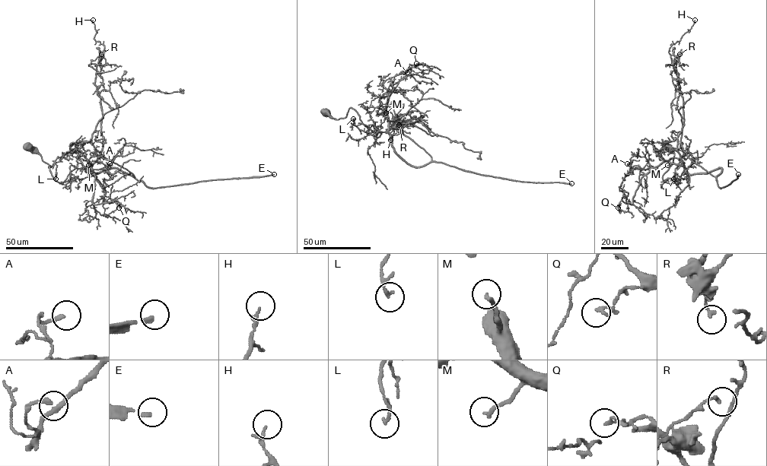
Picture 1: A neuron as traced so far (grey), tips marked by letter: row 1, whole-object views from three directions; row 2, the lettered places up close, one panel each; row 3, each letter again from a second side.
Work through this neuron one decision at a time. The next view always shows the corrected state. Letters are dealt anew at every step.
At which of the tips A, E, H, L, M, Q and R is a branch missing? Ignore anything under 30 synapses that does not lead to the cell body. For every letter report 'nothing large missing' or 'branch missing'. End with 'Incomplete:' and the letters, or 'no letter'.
A: nothing large missing
E: branch missing
H: nothing large missing
L: nothing large missing
M: branch missing
Q: nothing large missing
R: nothing large missing
Incomplete: E, M

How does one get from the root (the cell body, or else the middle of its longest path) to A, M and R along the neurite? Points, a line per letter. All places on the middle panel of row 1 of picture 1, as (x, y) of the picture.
A: (325, 111), (338, 119), (344, 118), (352, 108), (368, 128), (386, 131), (389, 96), (407, 72)
M: (325, 111), (338, 119), (344, 118), (352, 108), (365, 126), (377, 132), (386, 131), (388, 128), (386, 112)
R: (325, 111), (338, 119), (352, 108), (373, 131), (401, 122), (400, 128), (397, 118), (399, 125)

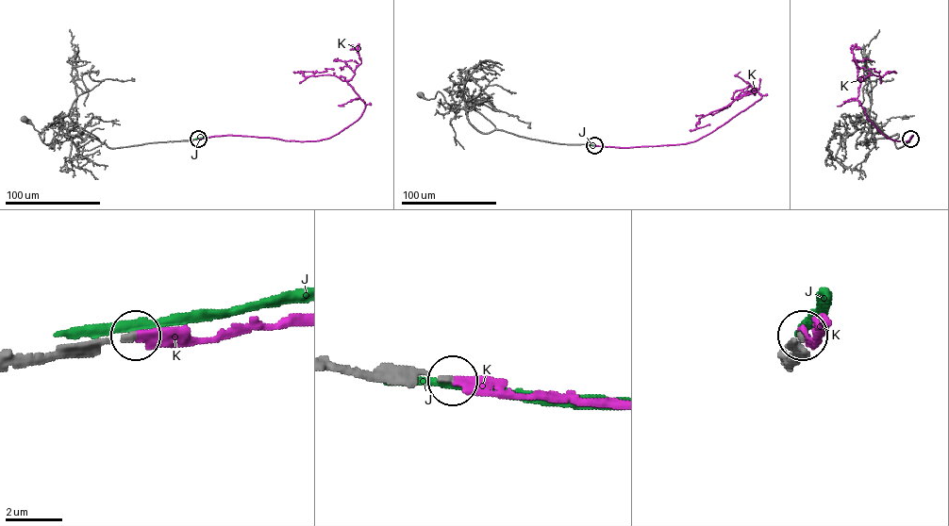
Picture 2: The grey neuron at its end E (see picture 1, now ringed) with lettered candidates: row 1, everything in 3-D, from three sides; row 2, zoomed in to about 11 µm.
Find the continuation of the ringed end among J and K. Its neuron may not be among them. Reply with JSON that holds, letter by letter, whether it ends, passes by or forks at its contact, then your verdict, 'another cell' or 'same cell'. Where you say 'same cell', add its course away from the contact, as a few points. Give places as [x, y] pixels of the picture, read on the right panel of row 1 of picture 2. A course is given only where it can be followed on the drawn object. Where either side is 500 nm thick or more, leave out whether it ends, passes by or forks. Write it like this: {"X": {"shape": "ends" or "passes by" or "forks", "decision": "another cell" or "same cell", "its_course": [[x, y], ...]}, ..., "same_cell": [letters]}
{"J": {"shape": "passes by", "decision": "another cell"}, "K": {"shape": "ends", "decision": "same cell", "its_course": [[910, 139], [913, 135], [896, 140], [883, 134], [857, 99], [863, 78], [890, 73]]}, "same_cell": ["K"]}

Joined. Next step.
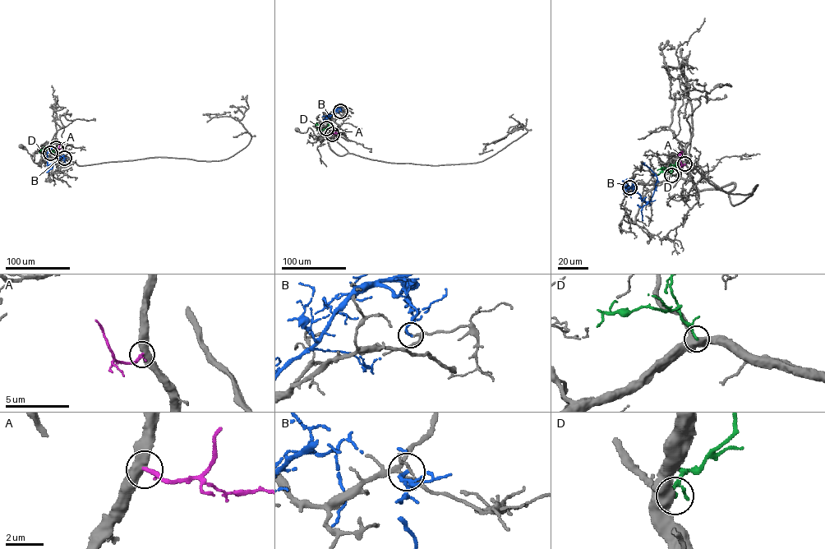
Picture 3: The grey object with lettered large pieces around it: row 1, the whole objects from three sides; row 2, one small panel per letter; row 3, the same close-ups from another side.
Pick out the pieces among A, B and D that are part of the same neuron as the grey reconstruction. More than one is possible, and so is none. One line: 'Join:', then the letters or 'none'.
Join: A

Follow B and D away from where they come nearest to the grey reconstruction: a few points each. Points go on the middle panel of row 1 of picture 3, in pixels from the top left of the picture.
B: (340, 111), (338, 108), (323, 122), (329, 116)
D: (326, 128), (319, 130), (318, 125), (315, 126)

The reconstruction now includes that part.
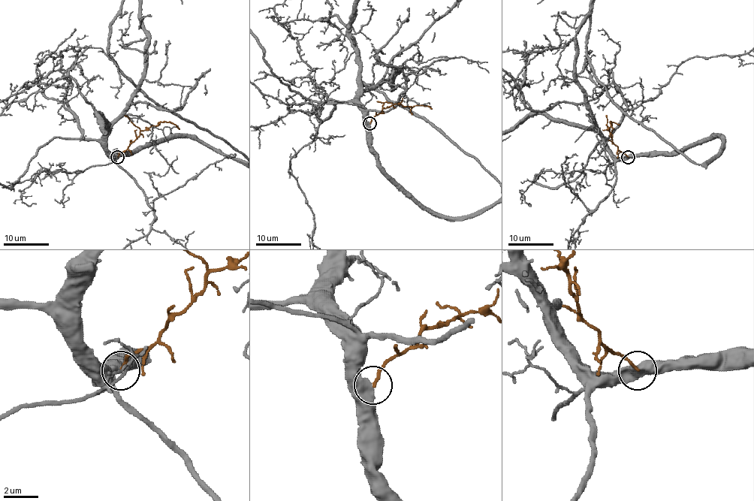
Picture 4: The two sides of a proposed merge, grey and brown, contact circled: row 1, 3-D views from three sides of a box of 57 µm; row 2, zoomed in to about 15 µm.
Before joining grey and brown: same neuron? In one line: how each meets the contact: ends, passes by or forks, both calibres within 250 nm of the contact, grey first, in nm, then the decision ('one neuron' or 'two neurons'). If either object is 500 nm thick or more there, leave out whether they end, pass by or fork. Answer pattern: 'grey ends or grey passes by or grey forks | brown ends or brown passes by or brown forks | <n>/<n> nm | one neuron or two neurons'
700/150 nm | two neurons

